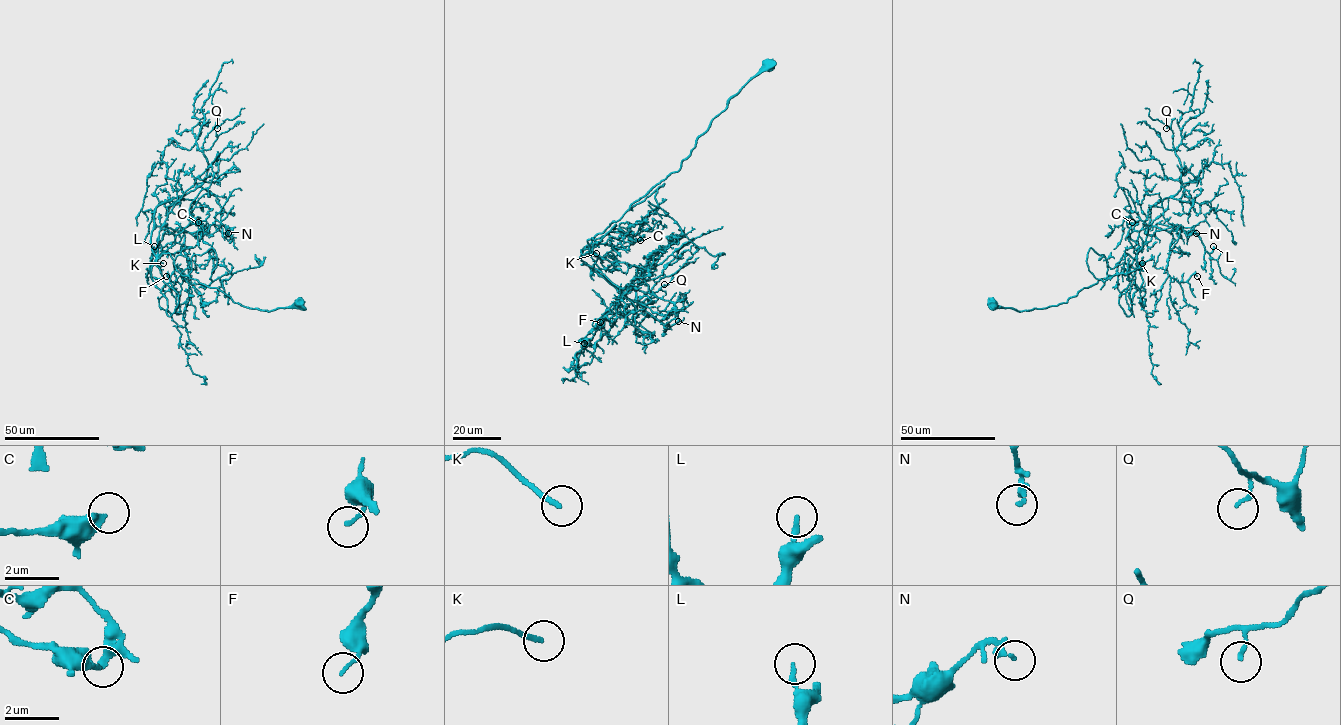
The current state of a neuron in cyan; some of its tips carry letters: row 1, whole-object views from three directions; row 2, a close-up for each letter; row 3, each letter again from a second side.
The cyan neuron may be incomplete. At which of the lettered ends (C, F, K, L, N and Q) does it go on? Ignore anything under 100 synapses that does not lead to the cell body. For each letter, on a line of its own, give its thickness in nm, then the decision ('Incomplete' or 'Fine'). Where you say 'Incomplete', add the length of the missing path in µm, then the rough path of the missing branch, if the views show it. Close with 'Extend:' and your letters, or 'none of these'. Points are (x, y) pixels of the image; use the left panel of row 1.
C: Thickness 400 nm. Fine
F: Thickness 130 nm. Fine
K: Thickness 190 nm. Fine
L: Thickness 190 nm. Fine
N: Thickness 190 nm. Fine
Q: Thickness 130 nm. Fine
Extend: none of these

